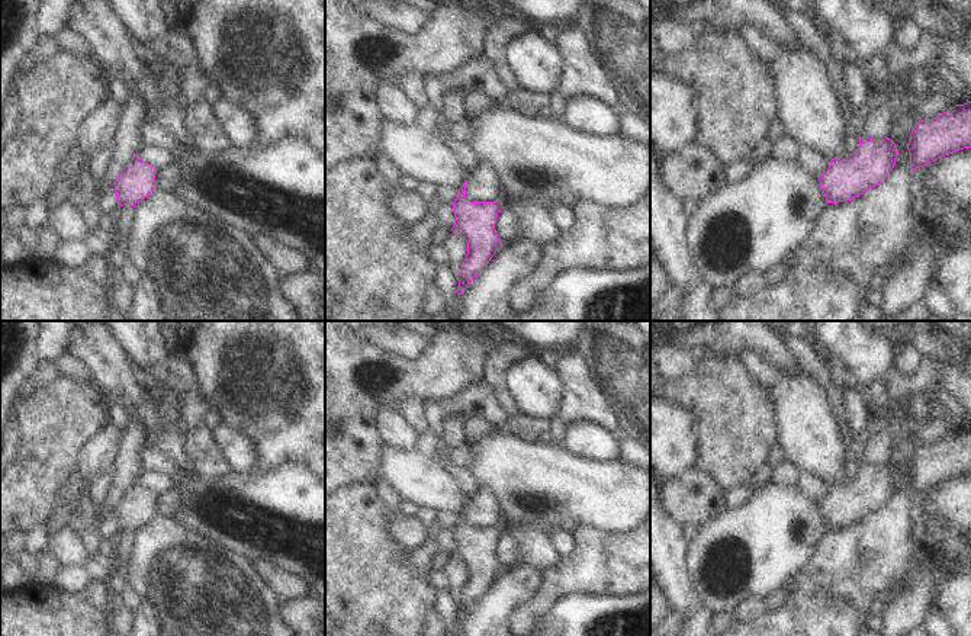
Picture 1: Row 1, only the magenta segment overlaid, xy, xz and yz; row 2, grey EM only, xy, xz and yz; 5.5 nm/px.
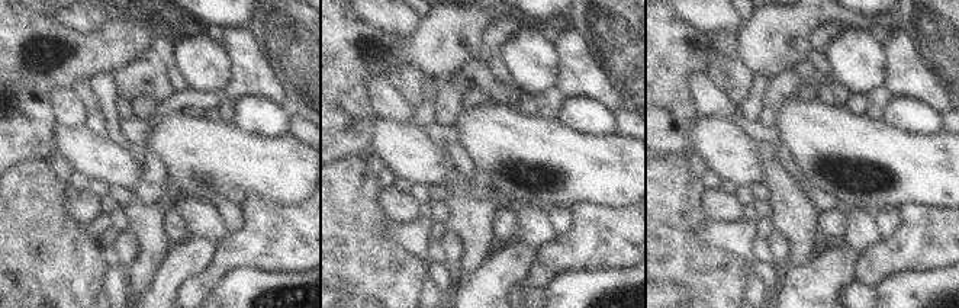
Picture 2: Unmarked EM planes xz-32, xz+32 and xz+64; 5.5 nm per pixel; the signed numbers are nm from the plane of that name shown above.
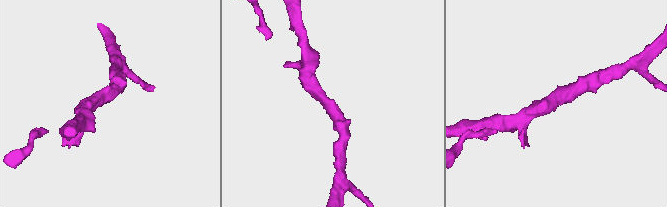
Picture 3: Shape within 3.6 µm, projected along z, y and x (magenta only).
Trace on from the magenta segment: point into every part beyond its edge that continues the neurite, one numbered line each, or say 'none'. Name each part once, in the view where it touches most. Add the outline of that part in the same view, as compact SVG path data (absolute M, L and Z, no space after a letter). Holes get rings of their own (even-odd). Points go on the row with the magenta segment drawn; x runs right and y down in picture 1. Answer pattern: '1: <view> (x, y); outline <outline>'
none

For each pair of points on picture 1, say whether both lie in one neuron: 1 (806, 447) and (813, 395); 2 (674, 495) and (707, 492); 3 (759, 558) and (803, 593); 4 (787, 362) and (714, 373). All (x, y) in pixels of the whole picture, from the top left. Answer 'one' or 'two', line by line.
1: one
2: one
3: two
4: two

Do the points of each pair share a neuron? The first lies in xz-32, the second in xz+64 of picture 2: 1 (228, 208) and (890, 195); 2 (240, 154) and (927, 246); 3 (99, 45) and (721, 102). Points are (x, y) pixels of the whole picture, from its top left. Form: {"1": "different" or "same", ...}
{"1": "different", "2": "different", "3": "different"}

